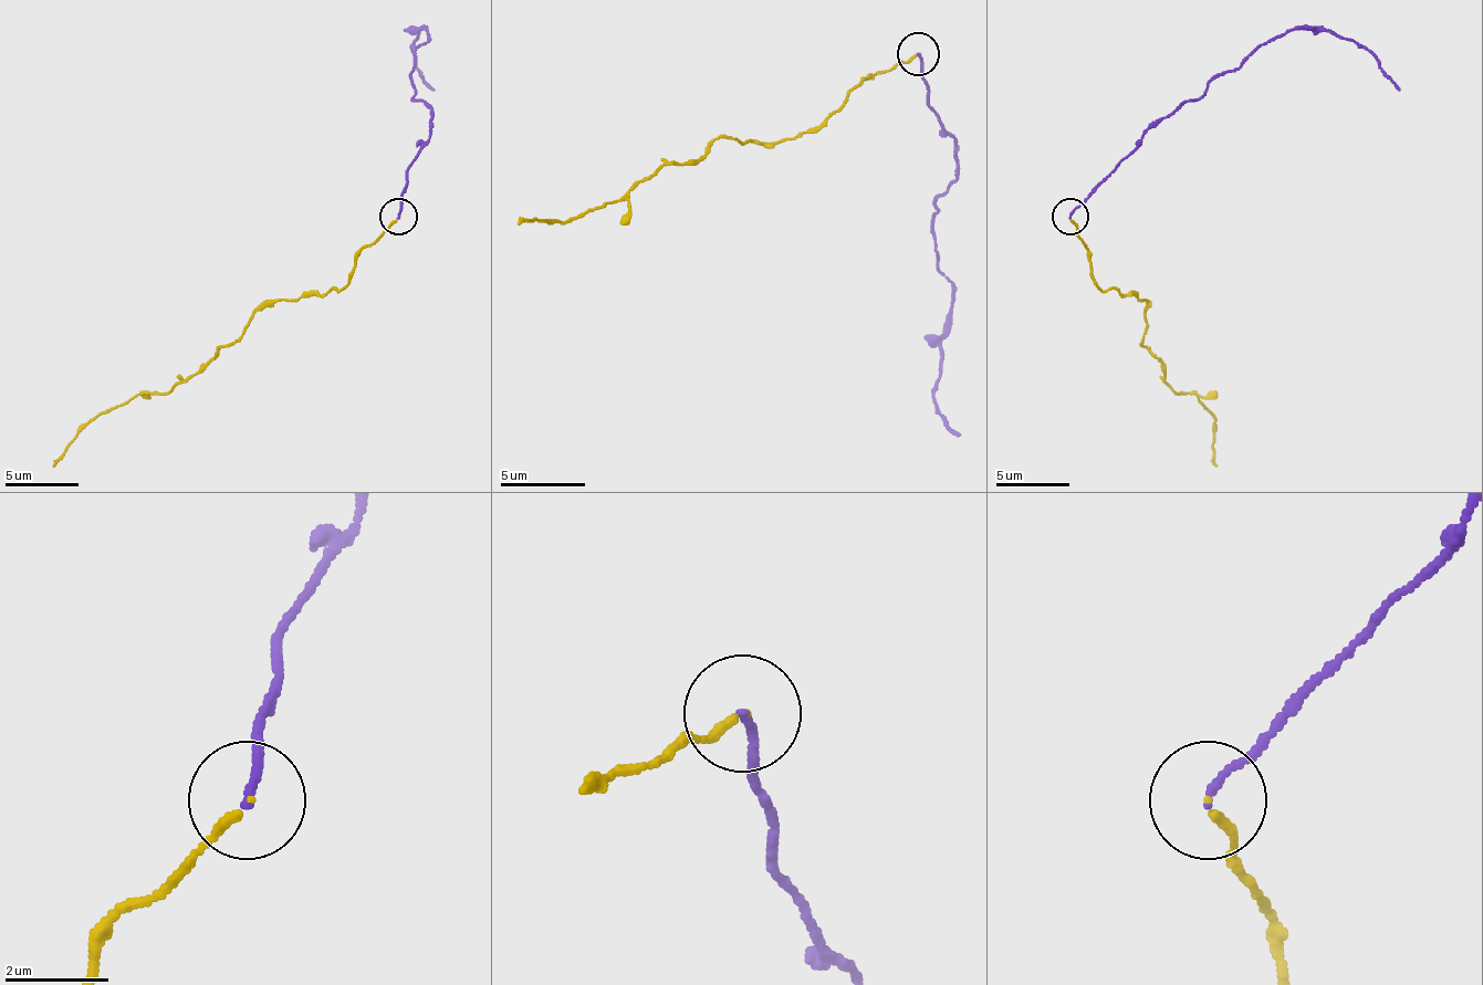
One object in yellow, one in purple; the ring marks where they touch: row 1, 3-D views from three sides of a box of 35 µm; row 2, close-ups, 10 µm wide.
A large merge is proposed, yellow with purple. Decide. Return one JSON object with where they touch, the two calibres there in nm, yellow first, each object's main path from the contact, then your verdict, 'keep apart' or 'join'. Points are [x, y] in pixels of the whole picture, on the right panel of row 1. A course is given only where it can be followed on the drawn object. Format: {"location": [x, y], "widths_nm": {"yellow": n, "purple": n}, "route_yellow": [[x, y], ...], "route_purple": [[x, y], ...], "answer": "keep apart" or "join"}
{"location": [1069, 217], "widths_nm": {"yellow": 150, "purple": 130}, "route_yellow": [[1068, 216], [1090, 252], [1090, 278], [1146, 304], [1142, 344], [1165, 380], [1193, 391], [1215, 421], [1212, 465]], "route_purple": [[1068, 216], [1142, 135], [1197, 98], [1212, 80], [1293, 29], [1329, 29], [1363, 46], [1399, 91]], "answer": "keep apart"}

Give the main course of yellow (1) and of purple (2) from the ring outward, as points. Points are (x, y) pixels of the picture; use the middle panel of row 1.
1: (917, 52), (866, 79), (820, 125), (764, 142), (717, 137), (564, 222), (518, 218)
2: (917, 52), (926, 100), (956, 137), (956, 180), (933, 218), (933, 252), (951, 286), (933, 393), (960, 436)

